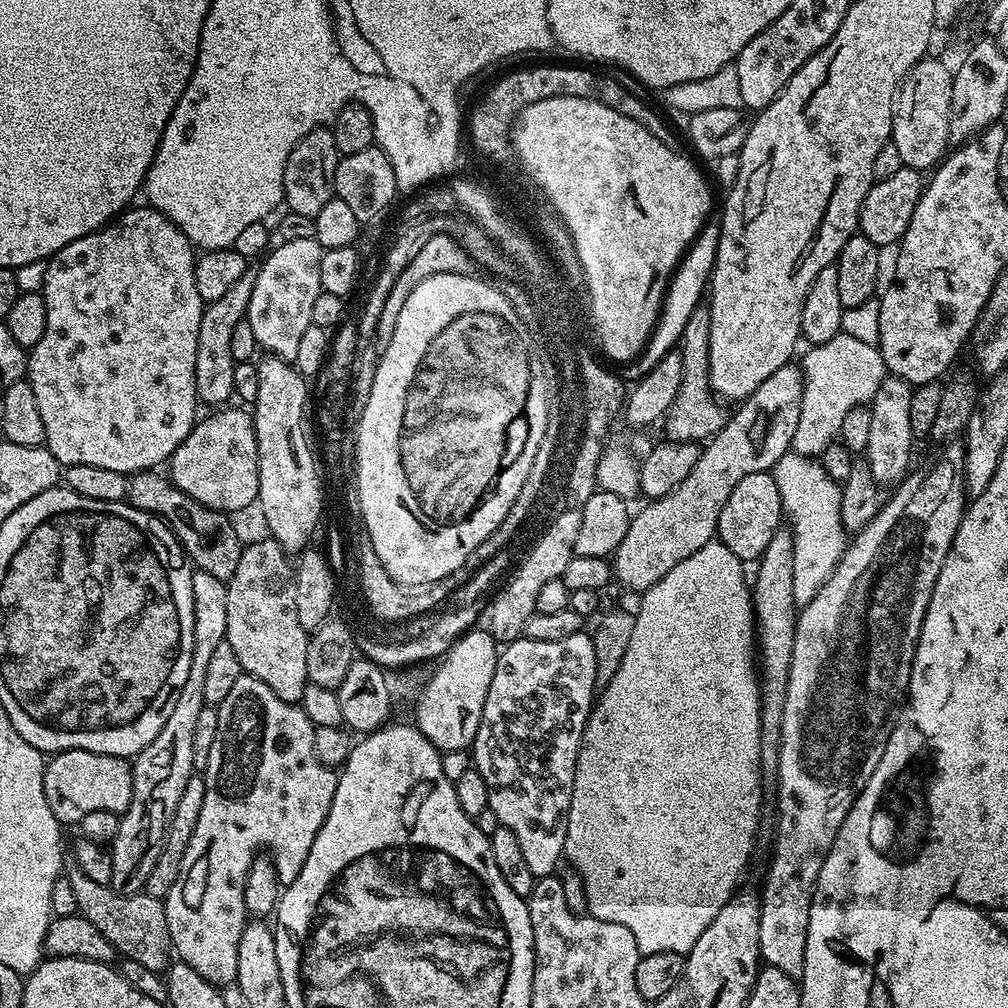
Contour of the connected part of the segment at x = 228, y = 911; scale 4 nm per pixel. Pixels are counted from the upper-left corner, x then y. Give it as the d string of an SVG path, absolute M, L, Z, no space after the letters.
M242 674L238 677L237 681L234 682L234 686L230 689L230 694L226 695L224 701L216 708L216 713L218 714L218 730L214 734L214 746L212 747L212 752L209 756L209 767L208 775L204 776L204 781L206 782L206 798L202 801L202 814L198 814L198 826L194 826L194 834L190 834L190 842L186 846L186 854L182 858L182 870L178 870L178 878L174 882L174 886L170 886L168 895L164 897L164 909L166 910L166 922L170 926L170 938L172 939L172 950L173 953L178 957L179 963L189 964L194 970L206 978L211 984L217 986L228 986L233 983L238 974L238 940L242 938L242 930L244 929L246 923L246 911L244 908L244 898L243 898L243 888L246 886L247 872L251 868L252 861L258 856L258 851L256 848L265 848L263 850L265 853L270 854L274 867L276 867L277 874L280 877L281 885L287 886L294 882L294 878L298 878L298 874L302 870L302 866L306 862L306 858L310 854L310 846L314 846L314 838L318 834L318 830L326 822L328 817L328 811L330 806L334 802L334 790L336 789L336 782L338 779L337 773L333 769L328 768L320 759L314 754L314 734L316 733L316 725L310 722L310 718L304 713L303 707L299 703L291 704L286 702L282 698L278 698L278 694L274 694L274 690L270 690L270 686L266 686L266 682L262 682L258 678L253 676Z

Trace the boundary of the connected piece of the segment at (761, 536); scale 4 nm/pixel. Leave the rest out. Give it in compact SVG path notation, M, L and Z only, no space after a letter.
M771 471L759 472L758 474L746 474L730 498L726 498L726 506L722 506L722 514L718 514L718 526L716 536L741 562L759 561L770 538L782 527L784 507L782 498L778 494L778 482L774 482Z

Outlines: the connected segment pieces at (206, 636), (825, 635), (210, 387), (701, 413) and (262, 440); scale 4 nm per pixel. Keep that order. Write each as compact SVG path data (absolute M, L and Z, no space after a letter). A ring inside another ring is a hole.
M196 570L192 574L192 593L194 594L194 646L192 647L190 674L186 674L186 686L180 688L178 698L174 702L174 710L170 710L170 718L166 718L166 726L162 726L162 730L158 730L158 738L154 738L154 742L150 742L150 746L143 748L131 761L132 797L130 798L130 806L120 816L118 834L112 839L110 845L112 854L112 883L110 887L123 896L138 896L144 892L146 878L144 874L138 874L138 866L134 866L144 850L144 842L138 840L142 834L142 828L146 824L144 802L146 802L150 790L154 788L154 784L158 784L166 776L168 762L164 758L166 756L164 752L170 750L174 732L182 730L182 726L186 726L186 714L194 714L196 708L206 707L203 690L207 666L209 666L210 658L213 658L214 650L217 649L218 644L226 640L227 583L214 578L214 574L206 574ZM156 756L160 756L164 762L158 762Z
M948 442L940 448L940 457L928 468L925 476L909 474L895 485L892 497L881 503L876 517L851 537L845 547L838 566L830 574L830 578L814 594L808 604L799 609L796 618L796 633L794 634L794 658L790 658L790 678L786 690L786 706L782 714L782 734L780 735L780 765L776 771L780 789L776 792L776 845L772 848L772 861L768 864L768 877L764 880L764 892L760 898L760 929L758 942L760 943L760 959L769 968L782 970L782 974L798 978L804 973L804 959L806 958L806 930L810 926L810 906L812 895L816 892L816 879L822 870L822 862L826 862L826 854L830 854L830 846L834 846L834 838L838 838L838 830L850 814L850 806L858 798L858 794L866 786L870 774L874 774L874 766L882 758L886 750L888 733L890 731L890 717L894 709L905 699L908 691L908 679L912 673L912 659L916 653L916 643L922 630L924 615L934 590L934 582L942 570L942 562L946 562L946 554L954 542L954 534L964 517L966 507L966 489L964 486L964 446L960 442Z
M255 271L244 272L242 278L238 278L238 282L234 282L234 286L226 290L226 294L222 294L222 298L205 307L202 322L198 326L198 354L194 354L194 390L201 405L224 406L233 399L234 370L237 363L234 354L230 354L230 341L234 335L234 326L238 326L238 322L247 317L255 281Z
M700 306L696 309L695 315L688 318L678 343L678 351L682 358L682 379L676 398L664 417L669 439L704 442L716 436L724 428L727 420L726 412L720 408L721 403L712 395L709 386L709 330L708 309Z
M271 354L265 355L263 357L265 360L262 361L261 359L259 363L256 364L256 369L258 370L258 398L256 399L254 407L251 409L250 415L252 417L252 425L254 426L254 430L256 431L256 445L258 446L258 458L260 459L260 473L258 474L258 486L260 487L260 495L258 497L258 509L260 508L260 512L262 515L264 515L264 520L266 523L268 523L268 528L270 531L271 539L277 540L279 544L284 547L285 552L289 554L299 554L304 551L305 548L309 547L313 543L312 535L316 532L316 527L320 524L320 514L322 512L322 484L320 482L320 468L318 465L316 465L316 452L314 449L312 449L312 436L314 440L314 424L313 421L310 419L310 412L308 416L308 384L309 381L305 379L305 377L301 376L299 372L296 371L295 367L289 361L287 360L281 360L280 357L274 356Z

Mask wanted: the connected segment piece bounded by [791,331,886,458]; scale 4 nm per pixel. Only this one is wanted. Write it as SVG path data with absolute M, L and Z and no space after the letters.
M840 331L829 341L813 344L804 356L802 371L802 410L798 410L798 427L794 429L791 451L799 456L819 458L839 437L842 420L854 407L867 405L878 394L886 375L879 347Z

